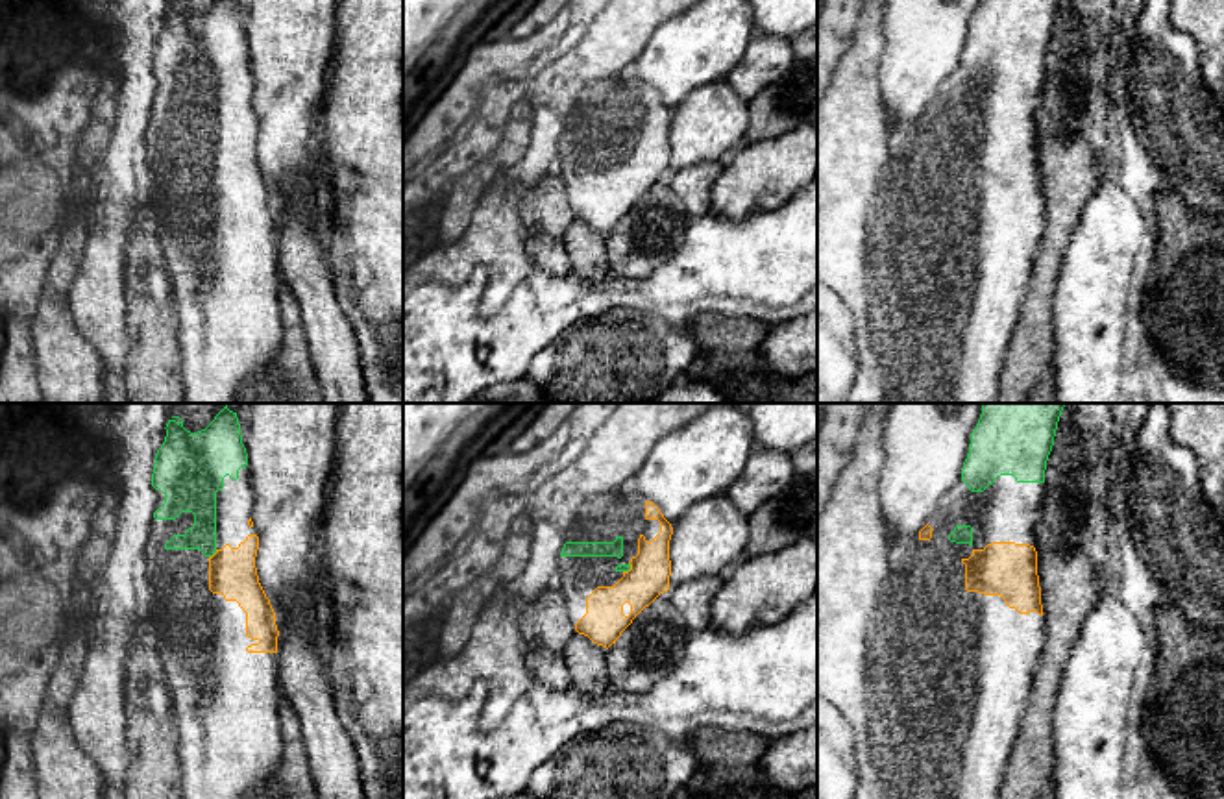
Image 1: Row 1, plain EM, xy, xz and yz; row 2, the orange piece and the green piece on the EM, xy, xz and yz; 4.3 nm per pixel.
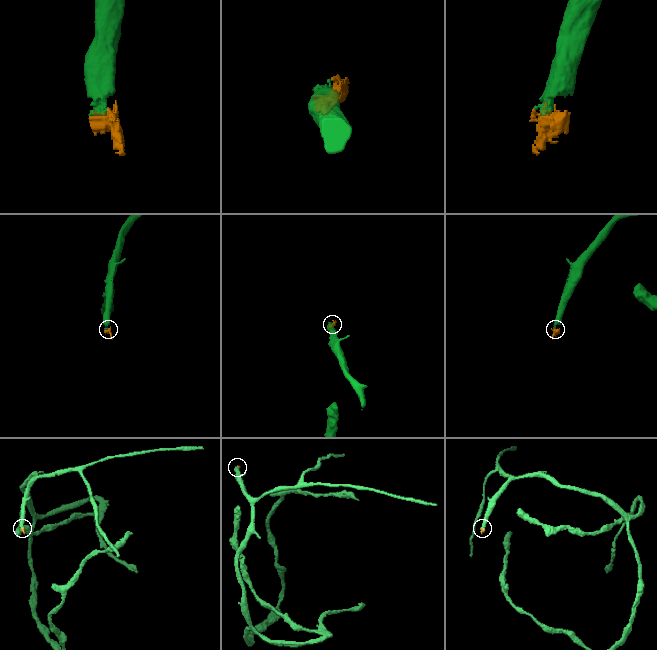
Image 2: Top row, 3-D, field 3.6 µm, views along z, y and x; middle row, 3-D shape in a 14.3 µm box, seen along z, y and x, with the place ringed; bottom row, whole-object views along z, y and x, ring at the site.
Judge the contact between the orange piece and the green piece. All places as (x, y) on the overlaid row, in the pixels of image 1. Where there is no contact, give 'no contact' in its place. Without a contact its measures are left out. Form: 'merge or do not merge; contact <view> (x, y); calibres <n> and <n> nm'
merge; contact xy (215, 553); calibres 200 and 140 nm

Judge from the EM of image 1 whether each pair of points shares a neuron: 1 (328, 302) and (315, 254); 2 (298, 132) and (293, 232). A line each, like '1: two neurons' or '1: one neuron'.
1: one neuron
2: two neurons

